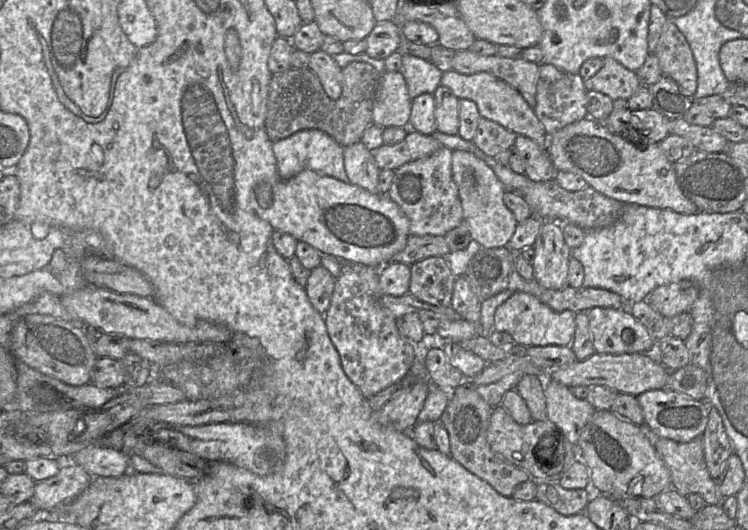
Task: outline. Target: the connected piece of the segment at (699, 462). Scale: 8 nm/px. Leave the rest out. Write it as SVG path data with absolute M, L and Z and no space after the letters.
M645 424L641 426L645 435L655 448L660 458L671 473L671 487L680 495L699 494L707 505L719 505L722 498L716 485L716 481L710 476L706 466L702 436L698 436L687 443L676 442L651 431Z

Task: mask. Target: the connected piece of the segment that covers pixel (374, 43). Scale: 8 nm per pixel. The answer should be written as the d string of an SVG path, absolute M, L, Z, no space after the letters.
M389 20L376 23L365 40L365 53L372 58L385 60L401 49L404 38L400 32L400 25L395 20Z

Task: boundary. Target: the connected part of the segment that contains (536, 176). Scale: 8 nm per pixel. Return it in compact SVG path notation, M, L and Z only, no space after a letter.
M518 135L514 148L523 160L525 175L535 182L543 182L555 179L558 171L550 155L531 138Z

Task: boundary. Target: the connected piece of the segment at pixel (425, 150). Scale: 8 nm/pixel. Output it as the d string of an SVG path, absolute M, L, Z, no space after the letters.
M409 130L399 143L383 144L373 152L374 160L380 170L396 170L403 164L429 156L443 147L442 143L431 135Z

